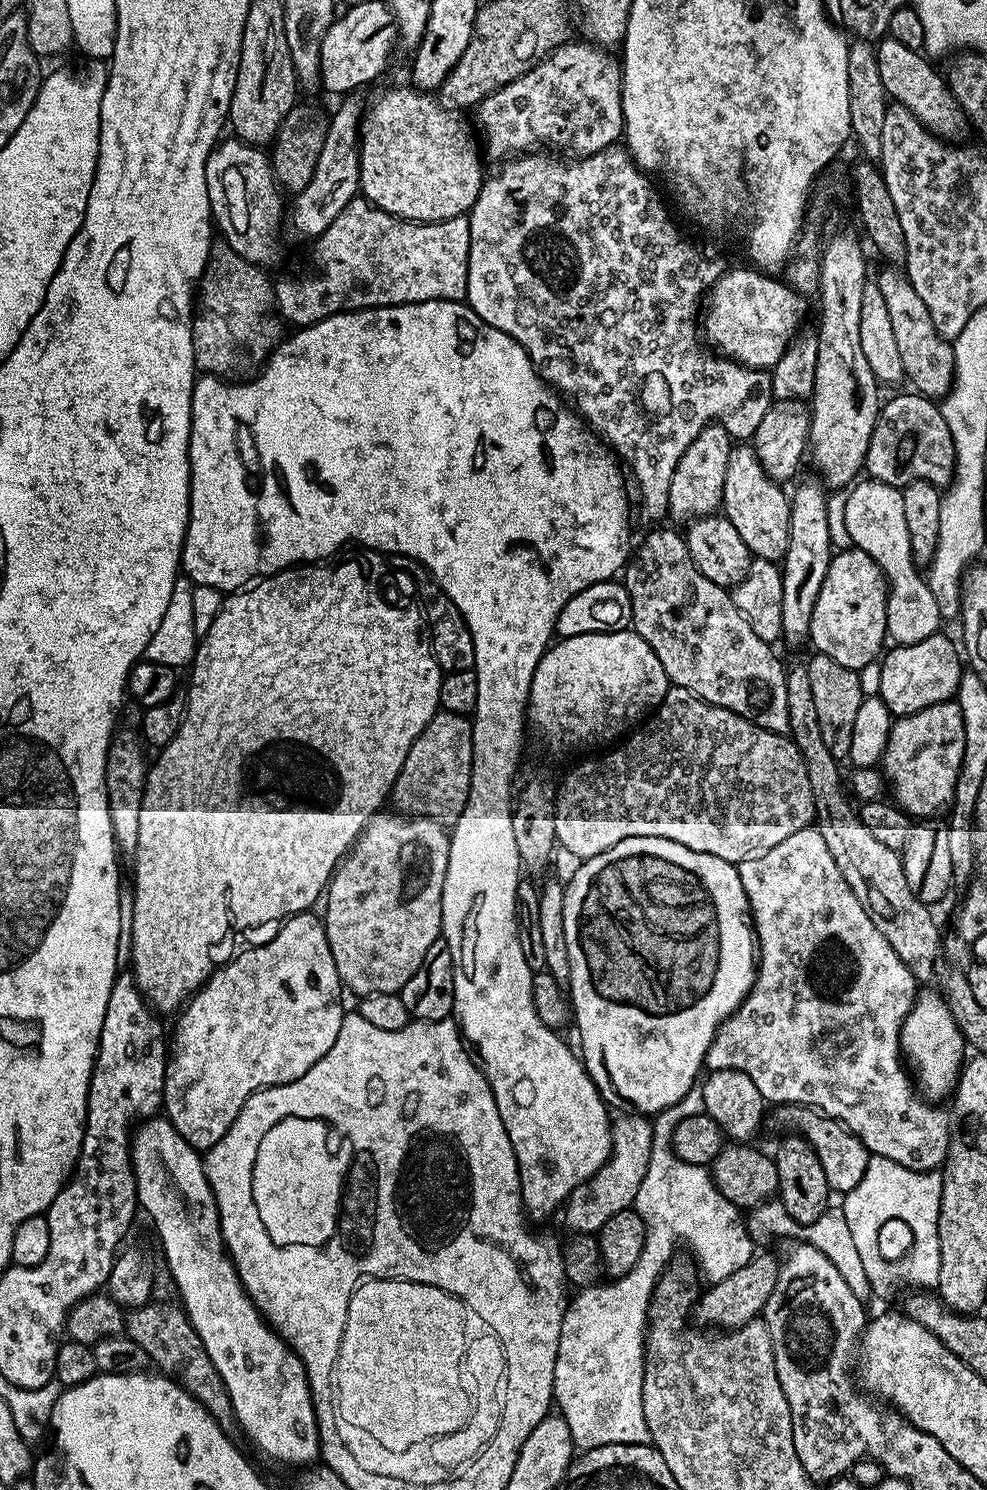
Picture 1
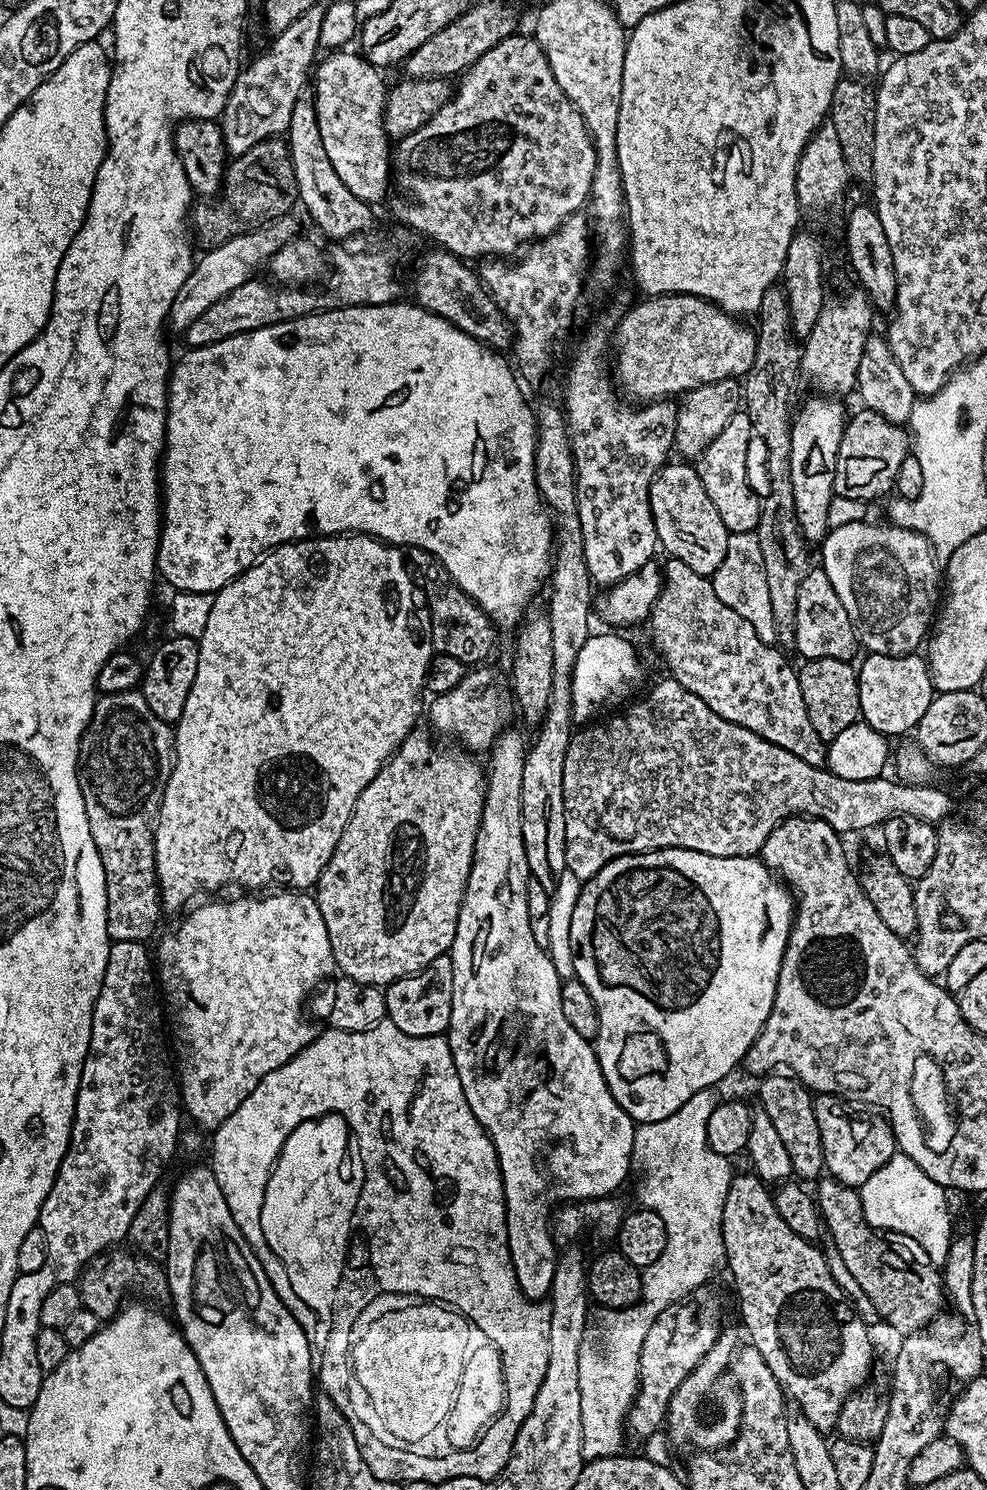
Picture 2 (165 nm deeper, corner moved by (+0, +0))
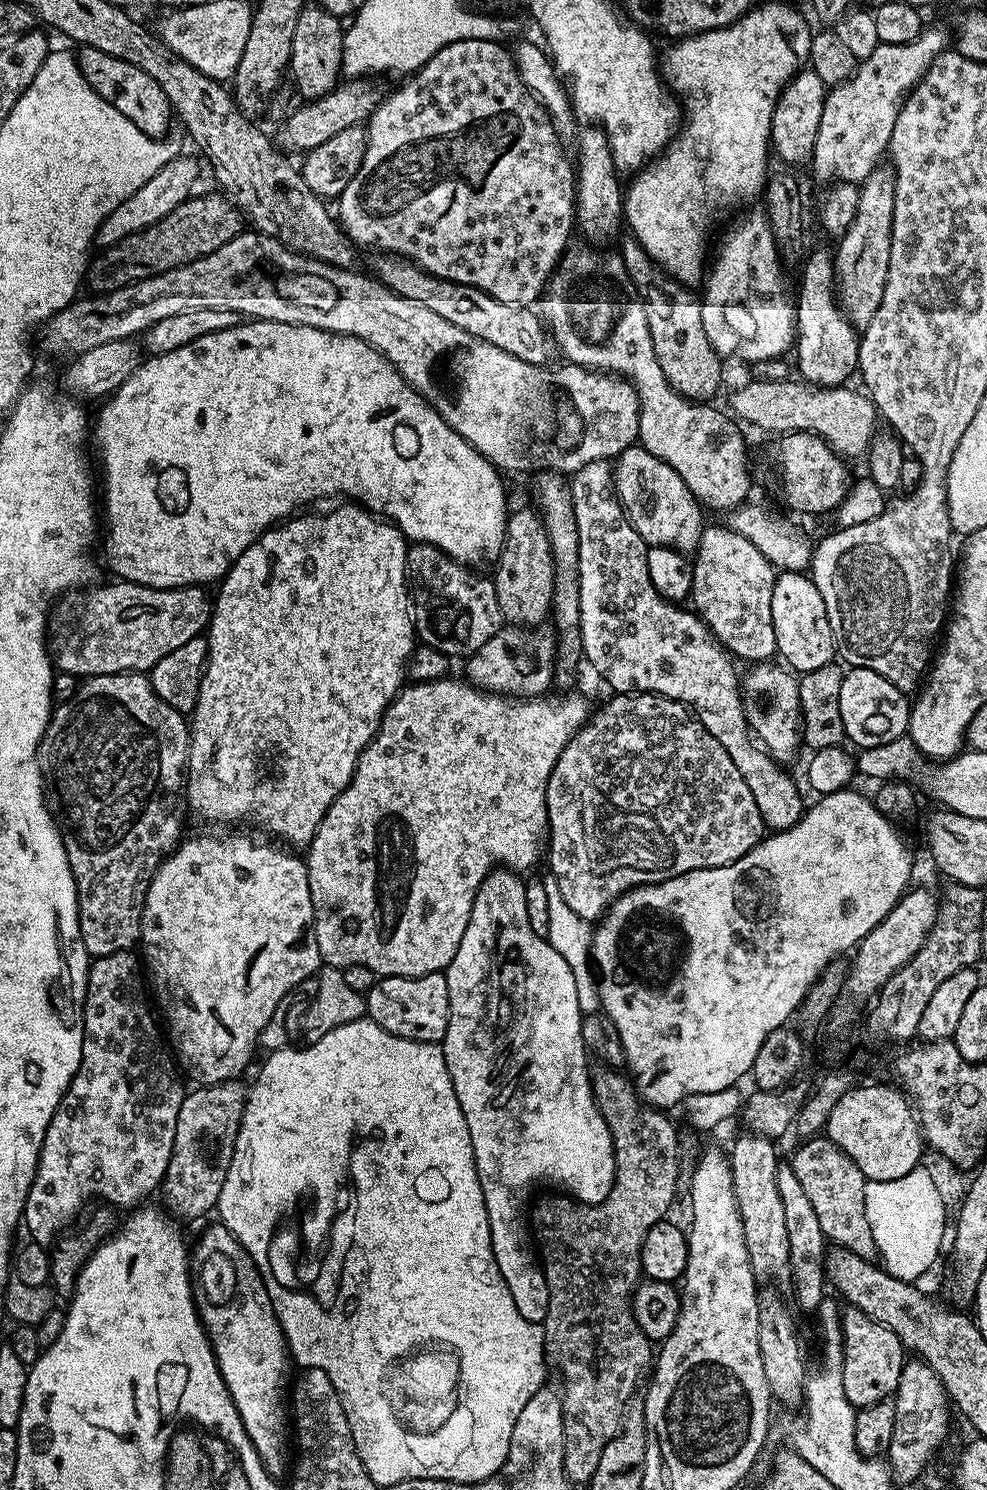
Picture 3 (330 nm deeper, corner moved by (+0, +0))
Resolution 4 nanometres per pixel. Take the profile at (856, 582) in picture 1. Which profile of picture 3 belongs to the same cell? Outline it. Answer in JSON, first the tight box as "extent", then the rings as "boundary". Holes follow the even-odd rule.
{"extent":[770,571,838,674],"boundary":[[[786,571],[777,575],[770,598],[770,618],[774,622],[774,638],[779,659],[793,673],[803,674],[818,670],[818,666],[833,663],[835,656],[832,655],[838,652],[838,645],[830,630],[826,602],[822,602],[822,594],[818,594],[818,586],[811,575]]]}

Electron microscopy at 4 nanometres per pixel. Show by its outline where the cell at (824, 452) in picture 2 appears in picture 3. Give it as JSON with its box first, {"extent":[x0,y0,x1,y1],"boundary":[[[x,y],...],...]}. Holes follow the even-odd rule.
{"extent":[795,248,860,388],"boundary":[[[816,248],[803,261],[804,273],[800,276],[800,297],[795,297],[796,306],[796,368],[799,379],[822,388],[841,387],[851,376],[857,375],[860,366],[860,336],[852,327],[844,309],[838,303],[834,291],[836,270],[831,251]]]}

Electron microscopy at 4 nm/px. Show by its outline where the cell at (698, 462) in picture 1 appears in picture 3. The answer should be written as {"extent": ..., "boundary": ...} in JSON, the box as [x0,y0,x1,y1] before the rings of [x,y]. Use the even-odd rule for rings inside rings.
{"extent":[618,238,722,401],"boundary":[[[628,238],[618,248],[618,254],[624,259],[626,274],[630,274],[640,301],[644,303],[650,338],[654,342],[654,354],[658,358],[658,366],[662,366],[662,374],[666,374],[675,392],[688,400],[711,401],[711,396],[720,388],[722,360],[710,346],[706,330],[702,330],[700,300],[692,297],[688,293],[691,291],[679,284],[674,277],[667,276],[634,238]]]}

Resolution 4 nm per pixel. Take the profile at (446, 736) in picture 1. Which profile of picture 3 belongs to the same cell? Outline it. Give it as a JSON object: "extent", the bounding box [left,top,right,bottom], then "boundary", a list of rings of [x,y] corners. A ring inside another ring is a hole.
{"extent":[467,626,558,698],"boundary":[[[501,626],[482,646],[482,650],[467,657],[468,676],[467,683],[475,684],[486,692],[495,692],[501,696],[515,696],[517,698],[535,698],[543,696],[553,687],[556,674],[556,657],[558,655],[558,637],[551,627],[540,626],[533,630],[528,626]]]}

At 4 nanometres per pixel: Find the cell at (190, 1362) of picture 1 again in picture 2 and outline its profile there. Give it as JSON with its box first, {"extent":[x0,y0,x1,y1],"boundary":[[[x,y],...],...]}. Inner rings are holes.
{"extent":[78,1246,168,1322],"boundary":[[[113,1246],[106,1252],[99,1252],[78,1277],[81,1305],[101,1322],[107,1322],[120,1311],[127,1292],[133,1292],[136,1295],[133,1297],[144,1302],[167,1301],[168,1273],[156,1264],[159,1263],[153,1257],[141,1256],[124,1246]]]}

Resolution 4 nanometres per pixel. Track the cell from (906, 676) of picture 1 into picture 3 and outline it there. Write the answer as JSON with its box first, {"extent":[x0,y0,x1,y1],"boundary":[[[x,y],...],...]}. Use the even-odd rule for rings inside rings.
{"extent":[838,667,909,749],"boundary":[[[849,667],[845,671],[842,694],[838,694],[838,707],[842,709],[844,735],[857,744],[857,749],[882,746],[907,733],[909,697],[898,690],[894,682],[886,682],[882,674],[874,674],[874,670],[869,668]]]}

